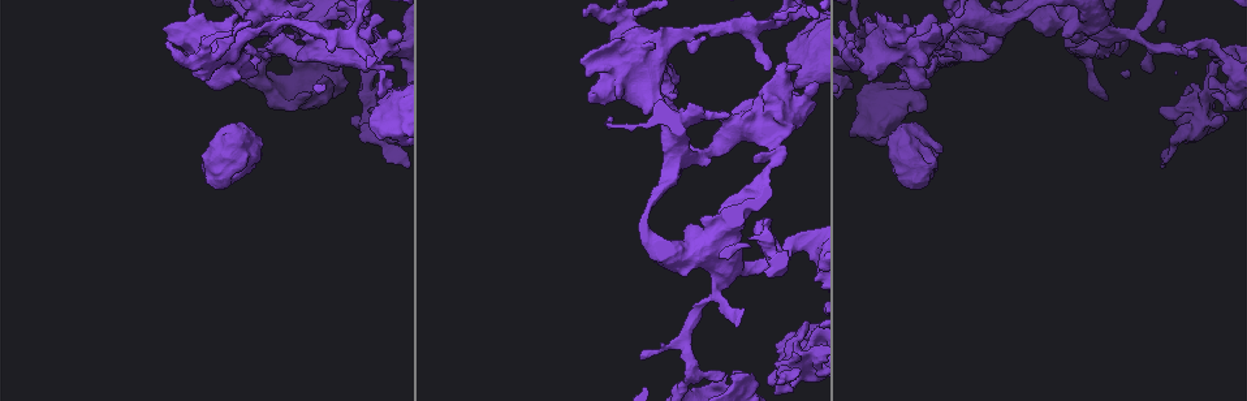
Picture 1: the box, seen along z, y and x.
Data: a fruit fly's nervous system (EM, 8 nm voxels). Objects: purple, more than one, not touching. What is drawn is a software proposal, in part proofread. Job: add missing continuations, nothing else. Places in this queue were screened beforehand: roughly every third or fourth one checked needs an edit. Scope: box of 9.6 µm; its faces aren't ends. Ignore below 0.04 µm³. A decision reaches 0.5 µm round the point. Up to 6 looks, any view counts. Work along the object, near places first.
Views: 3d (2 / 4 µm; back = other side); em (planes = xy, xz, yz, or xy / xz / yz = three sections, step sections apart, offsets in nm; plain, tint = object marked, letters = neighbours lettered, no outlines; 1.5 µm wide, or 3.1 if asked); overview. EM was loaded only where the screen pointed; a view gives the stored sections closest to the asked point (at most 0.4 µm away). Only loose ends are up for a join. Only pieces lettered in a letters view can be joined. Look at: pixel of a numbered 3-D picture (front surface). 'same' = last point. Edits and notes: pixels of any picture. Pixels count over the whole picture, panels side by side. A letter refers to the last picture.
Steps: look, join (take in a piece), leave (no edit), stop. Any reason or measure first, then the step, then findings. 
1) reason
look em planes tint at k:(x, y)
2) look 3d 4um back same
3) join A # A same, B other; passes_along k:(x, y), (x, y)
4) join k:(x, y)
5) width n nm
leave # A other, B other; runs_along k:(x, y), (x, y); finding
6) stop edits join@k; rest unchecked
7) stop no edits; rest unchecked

thick end
look 3d 2um at 1:(922, 62)

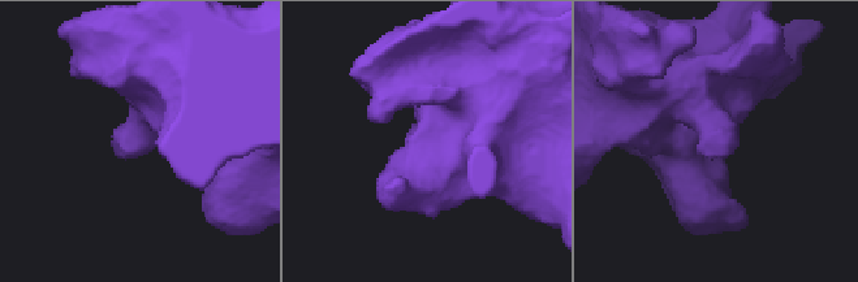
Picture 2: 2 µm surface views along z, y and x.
look em planes plain at 2:(113, 147)

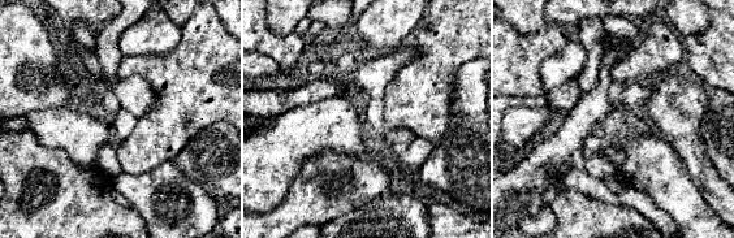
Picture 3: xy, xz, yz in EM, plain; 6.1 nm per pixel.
see the neighbours
look em planes letters same

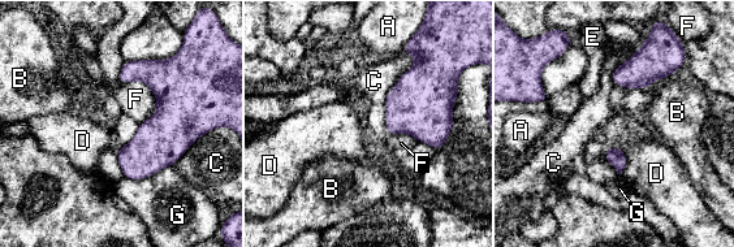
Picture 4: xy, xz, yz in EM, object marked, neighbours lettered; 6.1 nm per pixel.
leave # A other, B other, C other, D other, E other, F other, G other; border 4:(621, 147), (626, 165), (620, 176); none of them fits

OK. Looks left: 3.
free end
look 3d 2um at 1:(1197, 58)

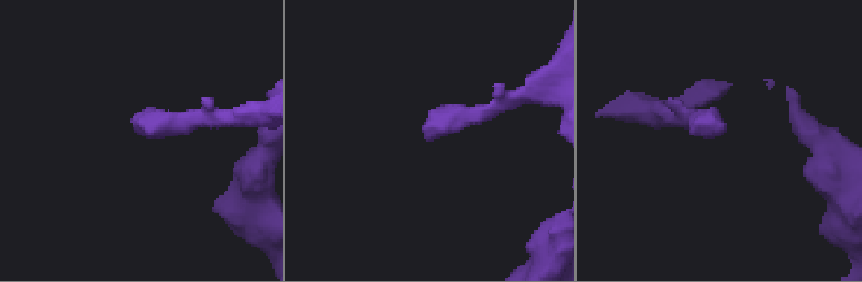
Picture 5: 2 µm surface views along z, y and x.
now the EM
look em xz step 8 tint at 5:(427, 129)

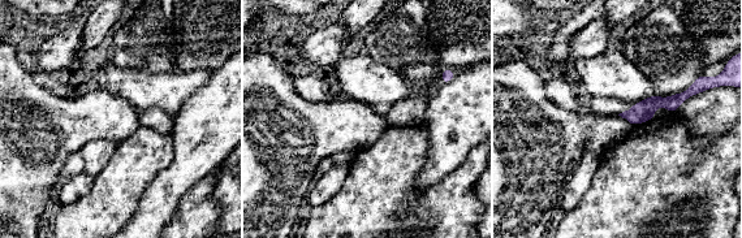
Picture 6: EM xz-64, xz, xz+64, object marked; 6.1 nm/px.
look em planes letters same

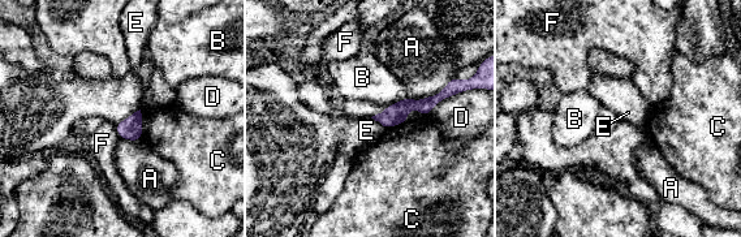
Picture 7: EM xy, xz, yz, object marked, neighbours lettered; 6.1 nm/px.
width 120 nm
leave # A other, B other, C other, D other, E other, F other; border 7:(139, 108), (115, 125); no lettered piece goes on from it

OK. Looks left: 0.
stop no edits; rest unchecked

